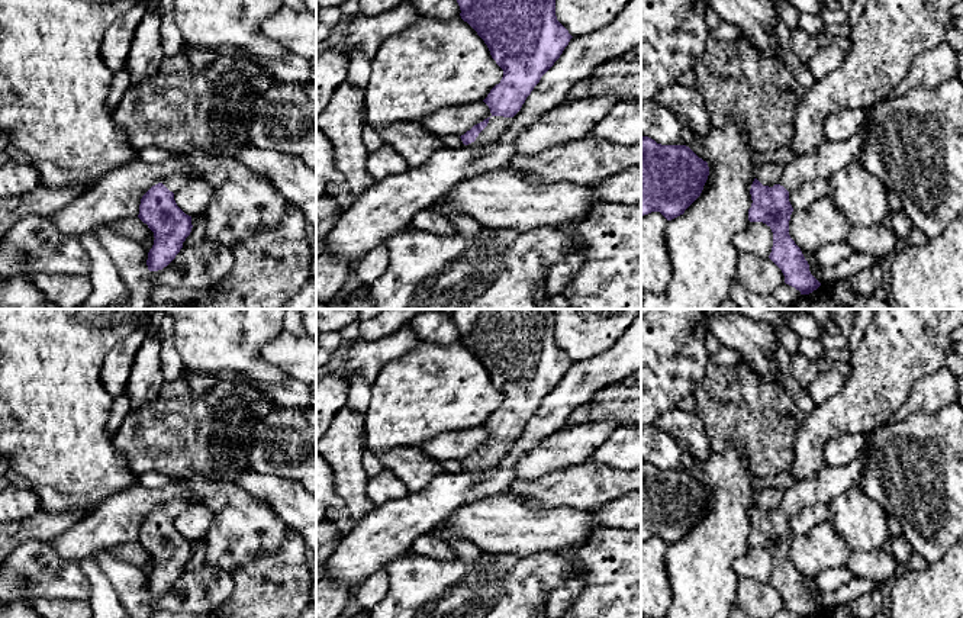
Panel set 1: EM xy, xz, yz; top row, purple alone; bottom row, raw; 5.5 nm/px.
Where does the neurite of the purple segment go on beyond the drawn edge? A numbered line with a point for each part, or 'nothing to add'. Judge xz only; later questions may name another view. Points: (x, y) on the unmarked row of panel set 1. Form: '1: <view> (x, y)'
1: xz (496, 450)

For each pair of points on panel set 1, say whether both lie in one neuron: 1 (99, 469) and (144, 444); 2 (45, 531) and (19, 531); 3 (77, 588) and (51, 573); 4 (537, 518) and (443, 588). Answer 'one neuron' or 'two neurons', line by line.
1: two neurons
2: one neuron
3: one neuron
4: two neurons

